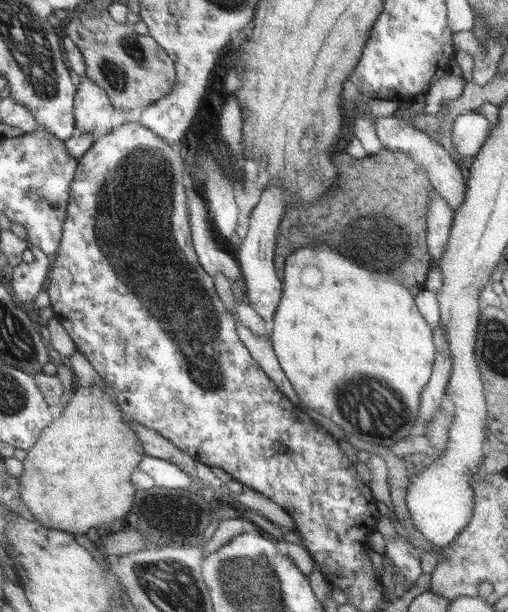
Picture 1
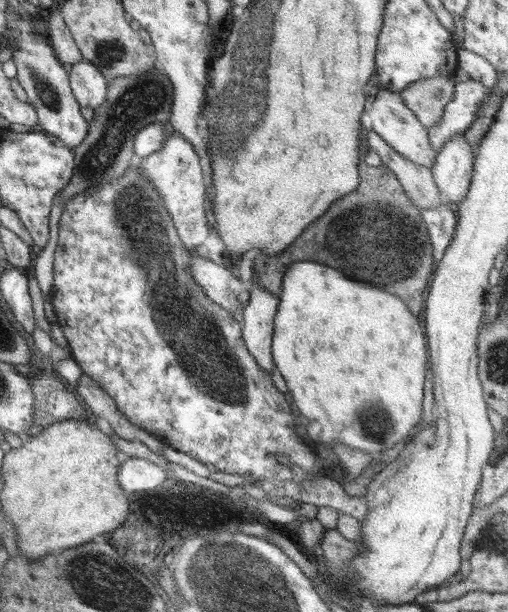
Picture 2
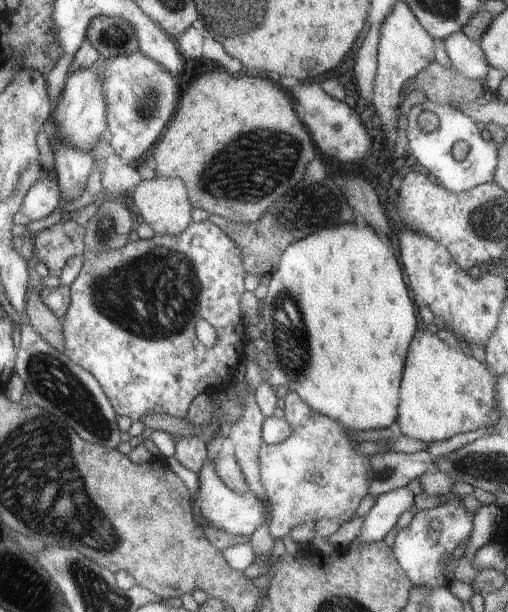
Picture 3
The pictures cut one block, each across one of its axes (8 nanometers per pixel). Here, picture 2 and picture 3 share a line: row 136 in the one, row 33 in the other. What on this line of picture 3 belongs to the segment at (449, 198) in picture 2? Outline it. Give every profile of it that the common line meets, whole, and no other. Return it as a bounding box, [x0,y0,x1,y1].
[442,31,490,82]

